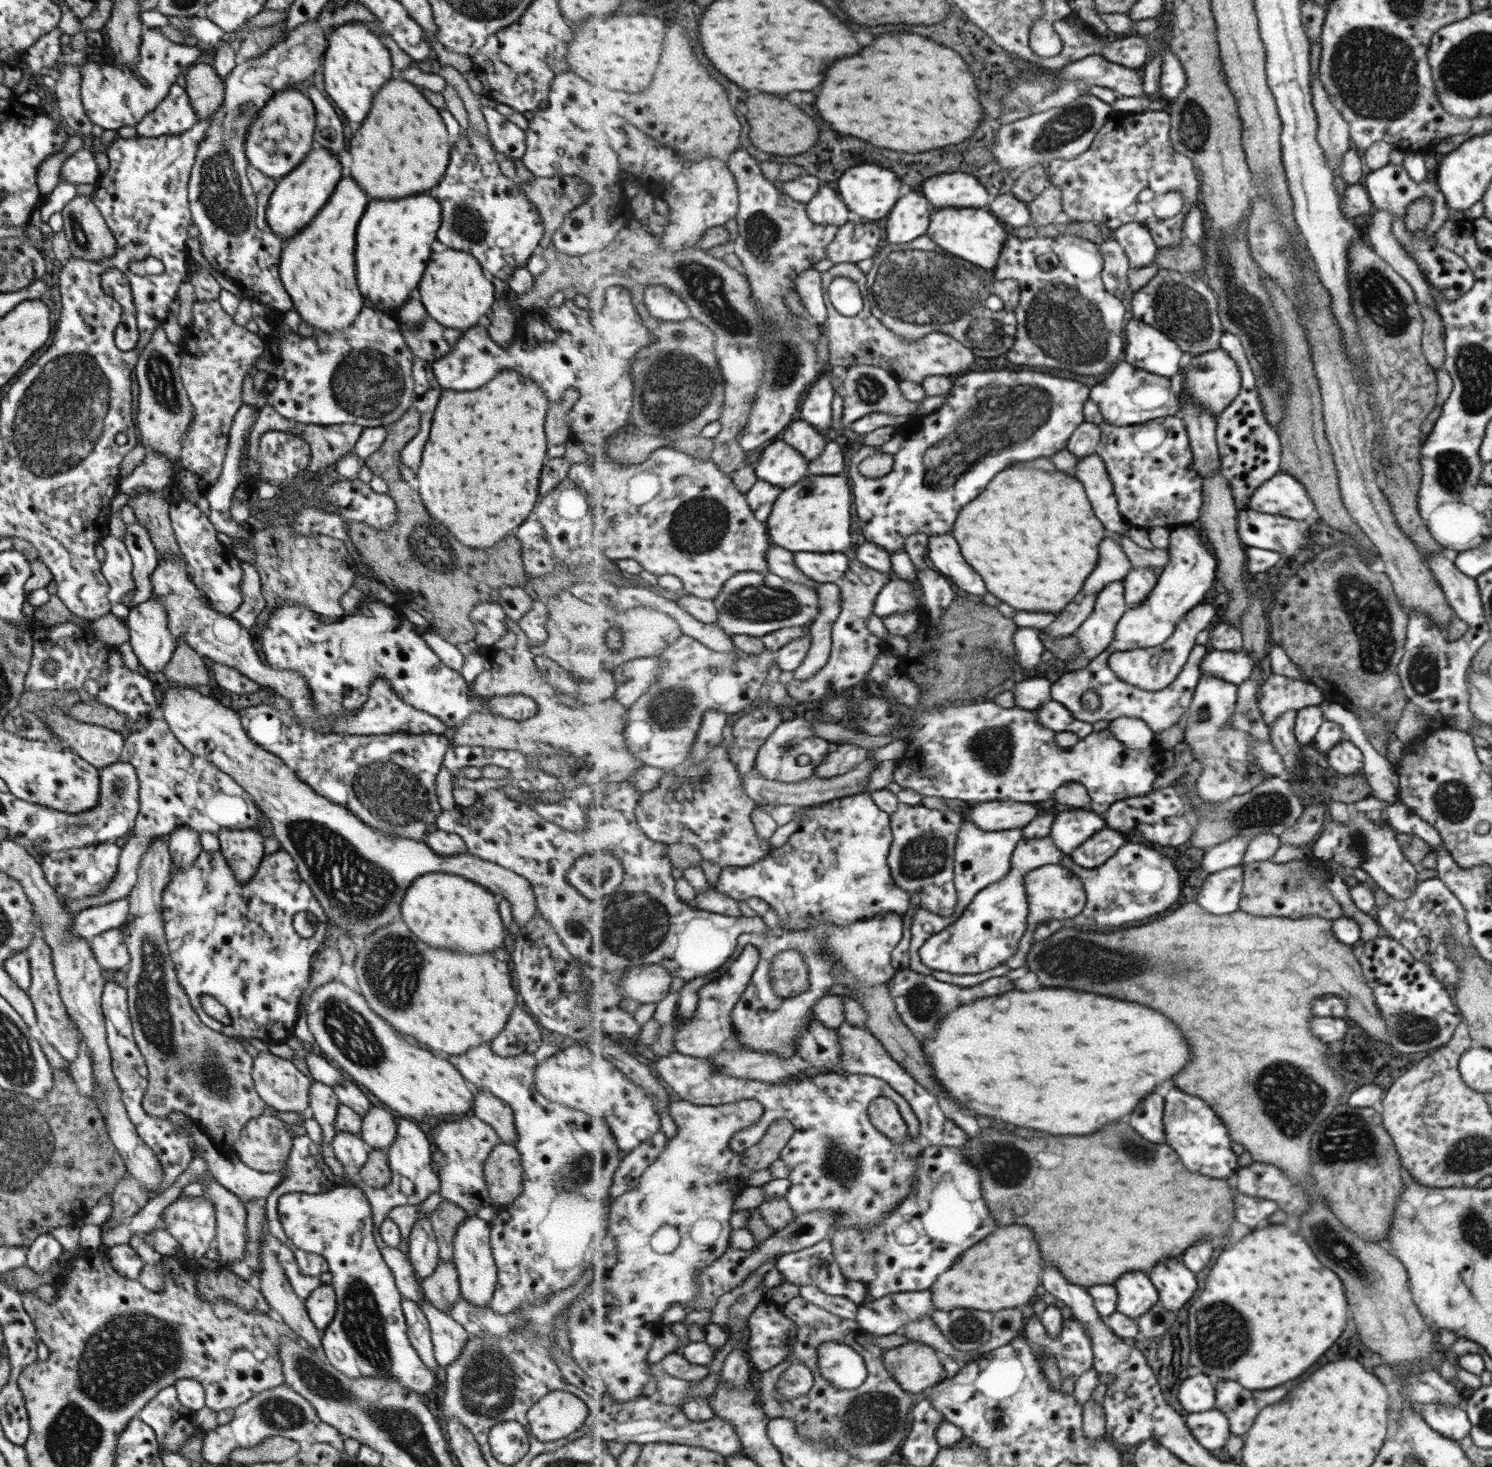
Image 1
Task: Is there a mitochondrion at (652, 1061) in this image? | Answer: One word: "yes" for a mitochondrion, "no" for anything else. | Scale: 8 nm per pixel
no

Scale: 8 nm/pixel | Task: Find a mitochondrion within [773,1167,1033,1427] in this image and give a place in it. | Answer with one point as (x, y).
(968, 1328)

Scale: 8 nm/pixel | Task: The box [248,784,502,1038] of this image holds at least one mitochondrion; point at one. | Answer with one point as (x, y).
(361, 890)

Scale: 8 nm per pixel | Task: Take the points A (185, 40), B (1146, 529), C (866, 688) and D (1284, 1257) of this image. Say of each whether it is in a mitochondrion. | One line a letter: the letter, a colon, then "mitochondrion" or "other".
A: other
B: other
C: other
D: other

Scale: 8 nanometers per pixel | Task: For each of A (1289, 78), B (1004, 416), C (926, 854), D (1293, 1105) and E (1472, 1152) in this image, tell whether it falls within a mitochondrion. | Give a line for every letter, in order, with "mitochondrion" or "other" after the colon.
A: other
B: mitochondrion
C: mitochondrion
D: mitochondrion
E: mitochondrion

